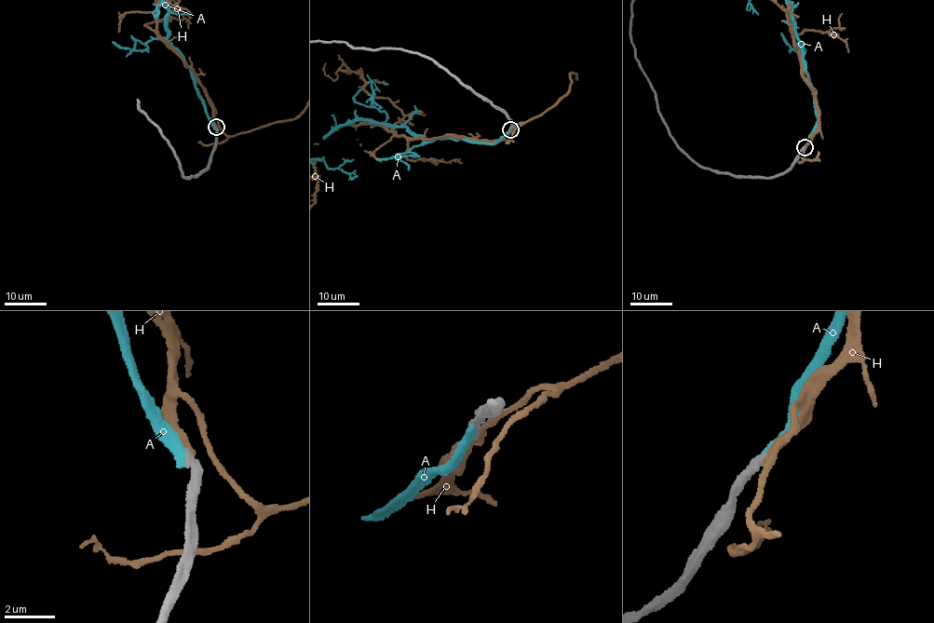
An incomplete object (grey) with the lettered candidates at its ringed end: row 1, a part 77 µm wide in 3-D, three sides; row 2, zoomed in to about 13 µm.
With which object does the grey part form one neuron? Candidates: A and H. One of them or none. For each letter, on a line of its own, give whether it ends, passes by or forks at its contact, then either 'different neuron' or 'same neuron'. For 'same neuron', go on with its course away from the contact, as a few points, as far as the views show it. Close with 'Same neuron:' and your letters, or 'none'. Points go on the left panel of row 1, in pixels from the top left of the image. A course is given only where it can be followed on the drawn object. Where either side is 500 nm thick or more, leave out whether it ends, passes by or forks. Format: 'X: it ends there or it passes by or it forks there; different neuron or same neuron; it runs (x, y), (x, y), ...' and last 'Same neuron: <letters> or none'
A: it ends there; different neuron
H: it ends there; same neuron
Same neuron: H

